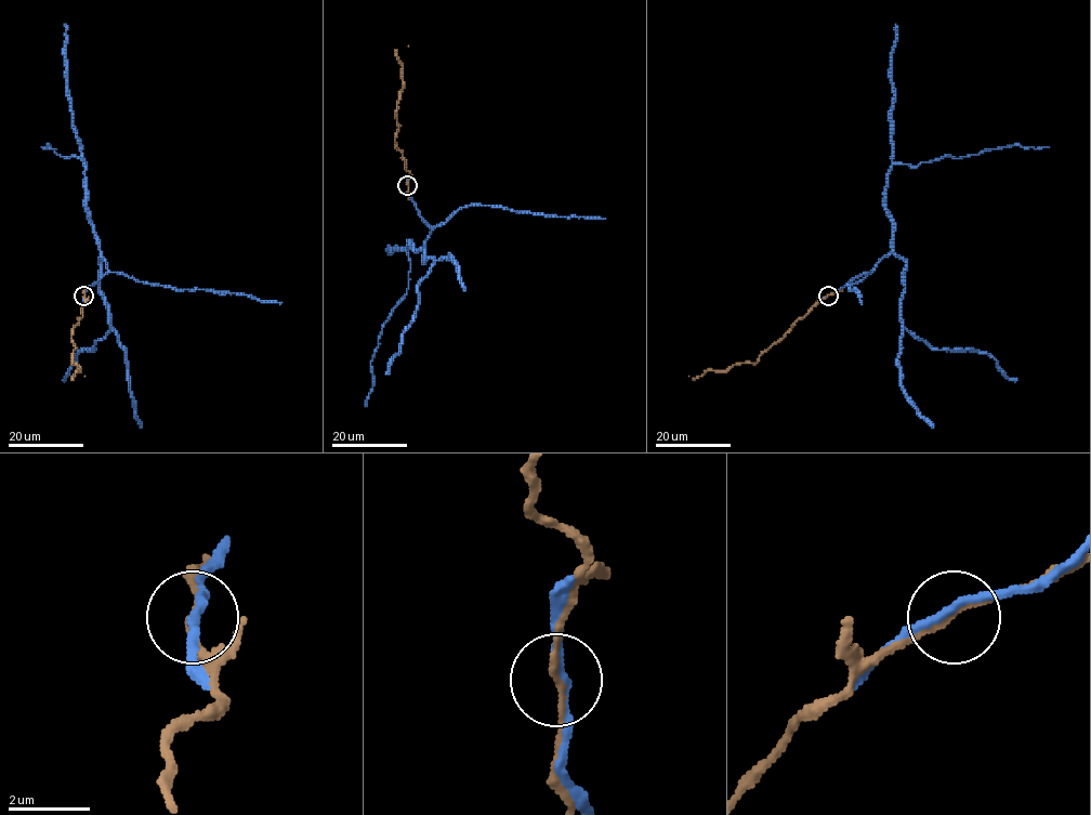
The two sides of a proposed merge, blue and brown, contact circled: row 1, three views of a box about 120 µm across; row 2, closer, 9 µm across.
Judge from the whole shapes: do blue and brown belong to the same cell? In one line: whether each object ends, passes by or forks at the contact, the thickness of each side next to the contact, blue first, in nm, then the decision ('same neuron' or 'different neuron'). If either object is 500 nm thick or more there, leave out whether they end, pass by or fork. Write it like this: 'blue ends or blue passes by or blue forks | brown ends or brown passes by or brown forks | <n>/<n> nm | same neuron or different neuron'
blue passes by | brown passes by | 200/150 nm | same neuron

